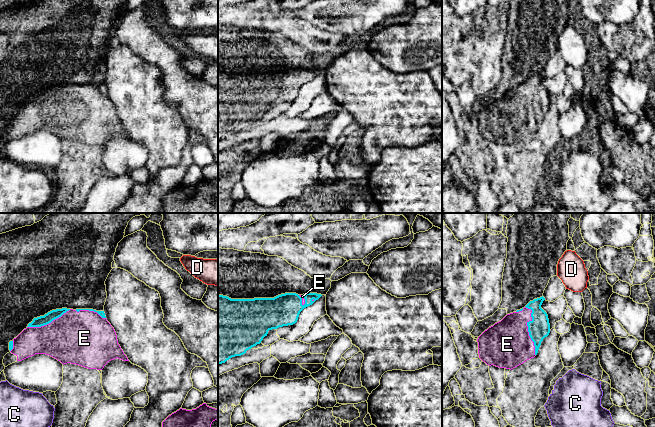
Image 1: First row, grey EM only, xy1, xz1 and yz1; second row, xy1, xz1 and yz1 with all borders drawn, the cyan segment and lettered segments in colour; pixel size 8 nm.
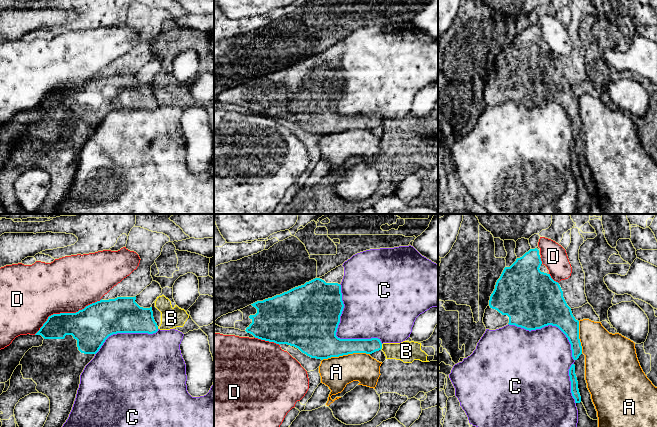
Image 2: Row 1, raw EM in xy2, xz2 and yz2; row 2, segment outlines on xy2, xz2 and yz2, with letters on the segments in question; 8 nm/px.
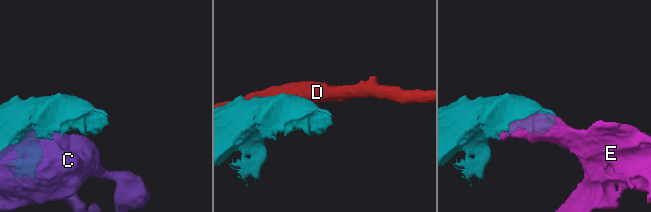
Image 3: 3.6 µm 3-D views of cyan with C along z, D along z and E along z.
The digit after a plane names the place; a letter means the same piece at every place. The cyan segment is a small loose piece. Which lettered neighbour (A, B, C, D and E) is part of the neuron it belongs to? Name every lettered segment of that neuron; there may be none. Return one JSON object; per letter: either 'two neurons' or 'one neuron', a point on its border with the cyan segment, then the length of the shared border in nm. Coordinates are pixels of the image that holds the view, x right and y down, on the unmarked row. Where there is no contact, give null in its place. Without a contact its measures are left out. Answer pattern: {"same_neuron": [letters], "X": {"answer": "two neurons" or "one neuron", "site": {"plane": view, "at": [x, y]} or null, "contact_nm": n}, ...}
{"same_neuron": ["E"], "A": {"answer": "two neurons", "site": {"plane": "xz2", "at": [345, 130]}, "contact_nm": 380}, "B": {"answer": "two neurons", "site": {"plane": "xz2", "at": [381, 123]}, "contact_nm": 50}, "C": {"answer": "two neurons", "site": {"plane": "xz2", "at": [335, 109]}, "contact_nm": 600}, "D": {"answer": "two neurons", "site": {"plane": "xy2", "at": [66, 89]}, "contact_nm": 600}, "E": {"answer": "one neuron", "site": {"plane": "yz1", "at": [528, 106]}, "contact_nm": 400}}

